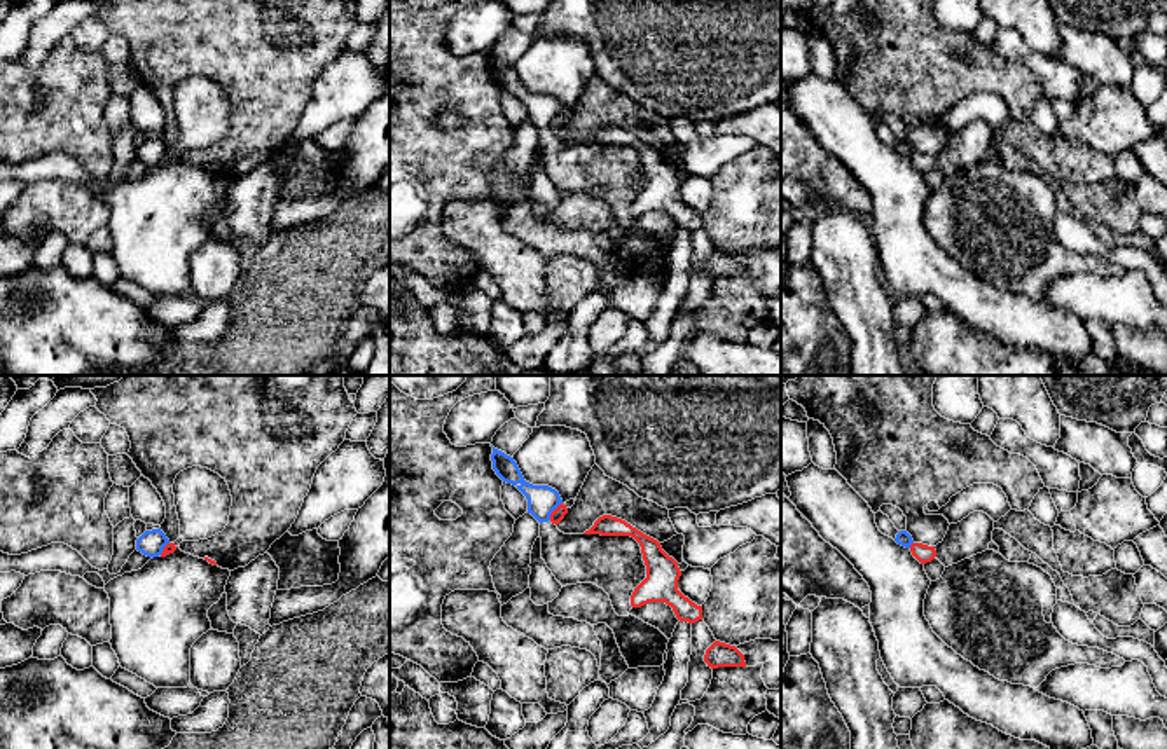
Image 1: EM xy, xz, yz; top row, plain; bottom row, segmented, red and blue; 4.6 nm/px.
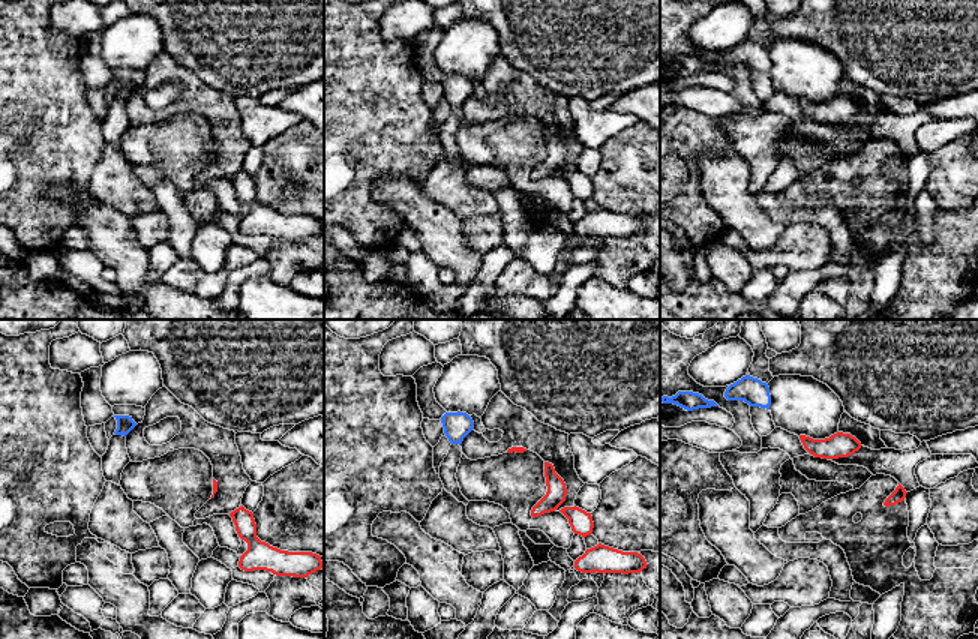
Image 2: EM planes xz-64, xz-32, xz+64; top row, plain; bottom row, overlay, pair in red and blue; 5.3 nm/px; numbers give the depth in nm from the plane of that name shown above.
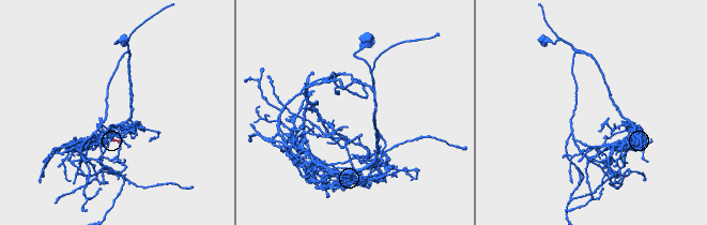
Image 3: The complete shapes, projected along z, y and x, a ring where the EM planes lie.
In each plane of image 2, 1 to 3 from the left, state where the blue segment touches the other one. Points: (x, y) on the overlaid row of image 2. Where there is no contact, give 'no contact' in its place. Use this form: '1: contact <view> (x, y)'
1: no contact
2: no contact
3: no contact

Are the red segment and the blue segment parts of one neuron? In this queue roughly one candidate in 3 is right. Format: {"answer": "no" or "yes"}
{"answer": "no"}

